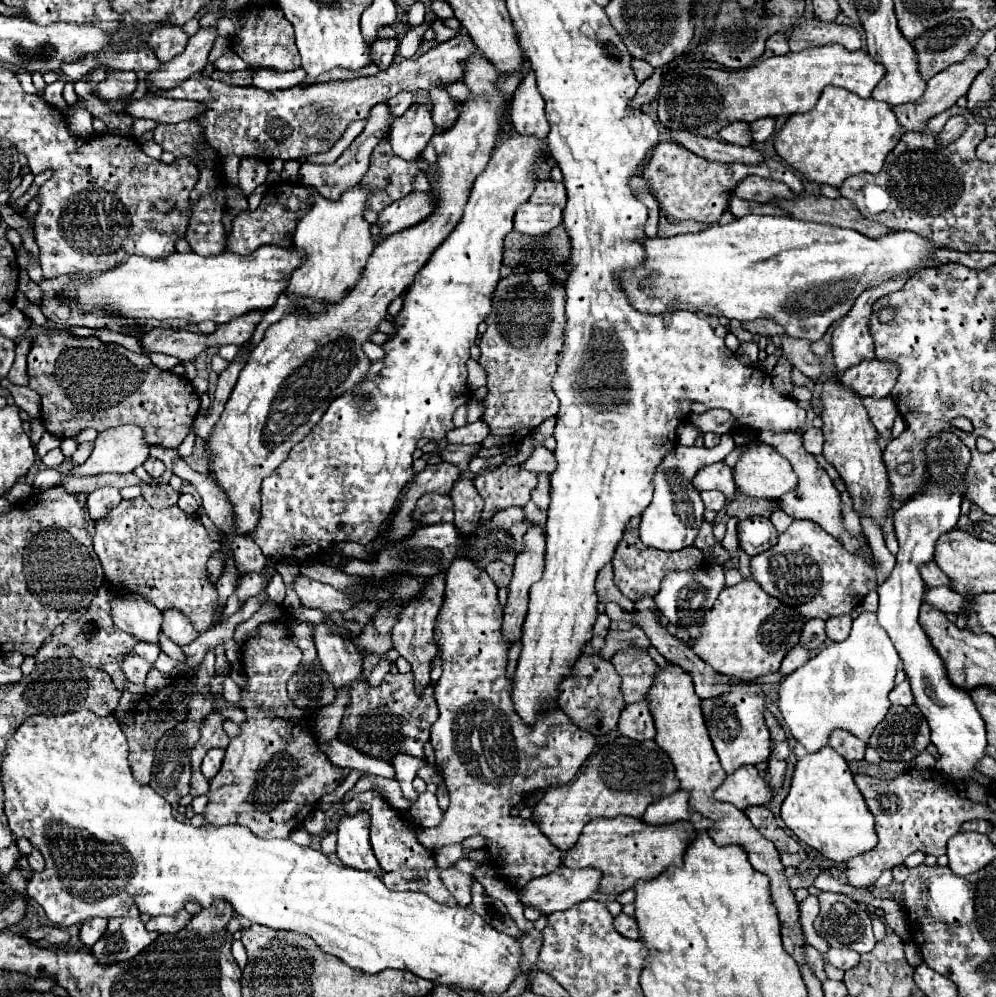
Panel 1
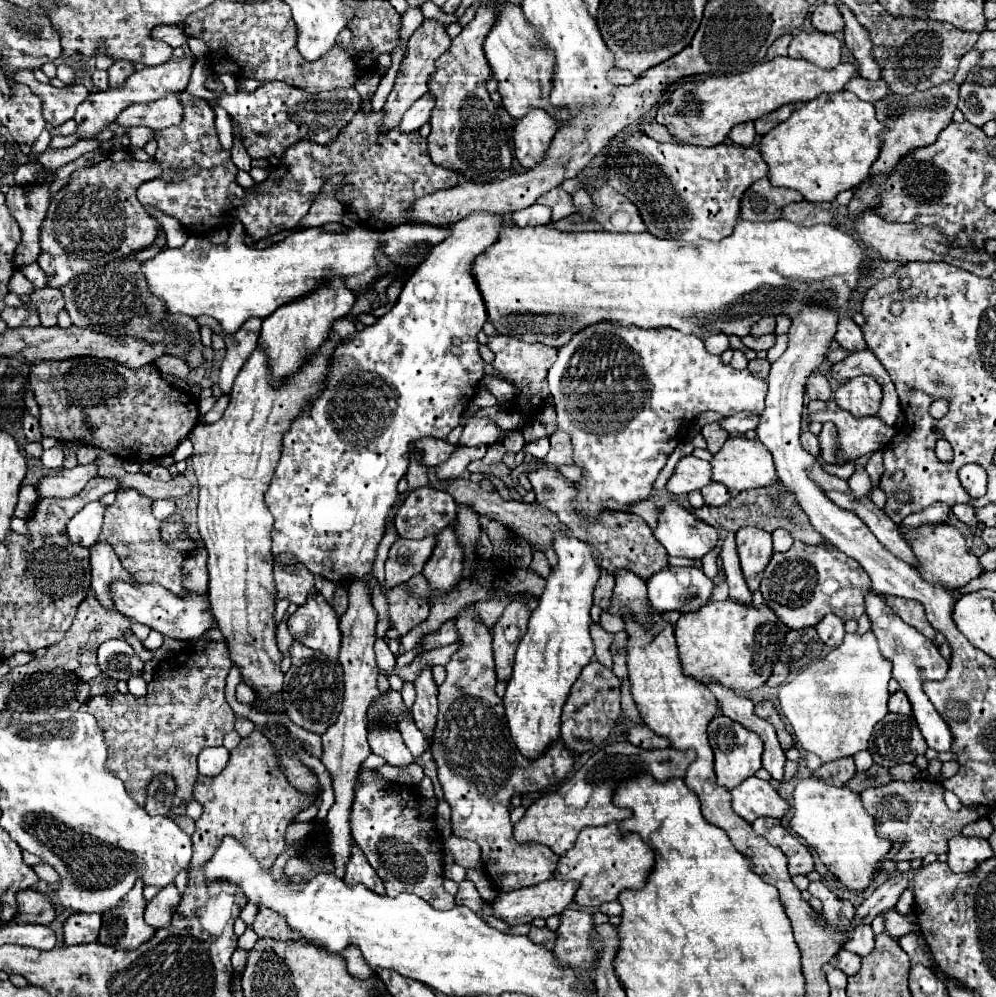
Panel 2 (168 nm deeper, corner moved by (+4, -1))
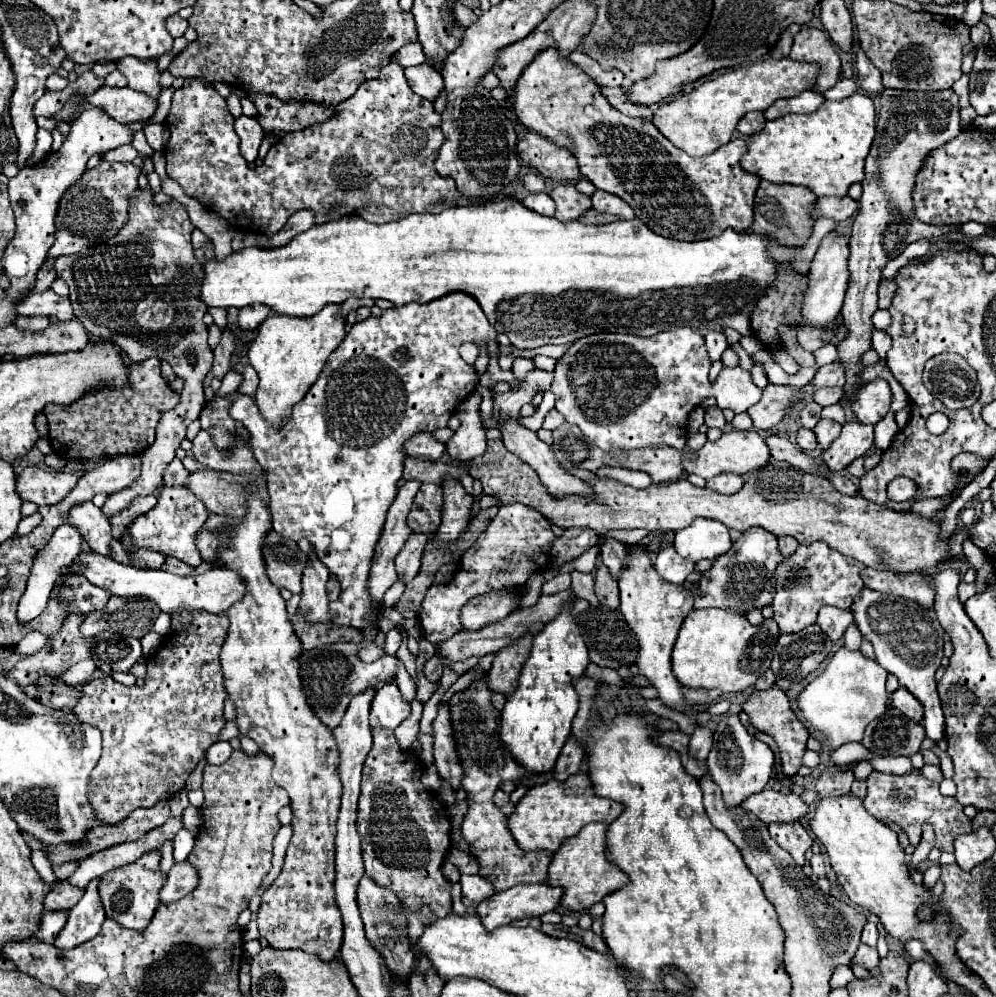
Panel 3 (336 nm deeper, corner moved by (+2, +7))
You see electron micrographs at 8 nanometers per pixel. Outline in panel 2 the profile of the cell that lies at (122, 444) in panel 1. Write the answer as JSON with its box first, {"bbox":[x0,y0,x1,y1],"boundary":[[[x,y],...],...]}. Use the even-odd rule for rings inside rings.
{"bbox":[35,463,97,499],"boundary":[[[97,463],[77,465],[75,469],[61,469],[49,473],[47,477],[41,477],[35,489],[39,499],[51,499],[51,497],[67,499],[67,497],[75,497],[95,475],[97,475]]]}

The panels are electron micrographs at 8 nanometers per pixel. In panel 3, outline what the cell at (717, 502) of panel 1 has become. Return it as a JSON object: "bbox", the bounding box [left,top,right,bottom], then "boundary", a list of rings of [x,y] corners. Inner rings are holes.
{"bbox":[707,473,743,493],"boundary":[[[721,473],[713,479],[707,481],[707,487],[711,491],[717,491],[717,493],[737,493],[743,485],[743,477],[737,477],[737,475],[729,475],[729,473]]]}

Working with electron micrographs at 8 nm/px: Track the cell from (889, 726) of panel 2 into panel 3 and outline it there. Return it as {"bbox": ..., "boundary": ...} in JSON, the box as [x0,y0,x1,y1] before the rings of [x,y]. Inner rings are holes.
{"bbox":[861,709,925,757],"boundary":[[[891,709],[889,713],[869,723],[861,743],[875,755],[911,757],[921,749],[923,739],[925,729],[919,723],[911,721],[897,709]]]}

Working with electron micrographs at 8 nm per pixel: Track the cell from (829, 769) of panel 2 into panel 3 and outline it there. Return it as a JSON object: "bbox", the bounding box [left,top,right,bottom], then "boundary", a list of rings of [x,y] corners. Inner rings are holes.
{"bbox":[815,767,855,797],"boundary":[[[829,767],[817,779],[815,789],[817,789],[819,797],[825,797],[825,795],[845,795],[845,793],[849,793],[853,779],[855,777],[853,777],[851,769],[841,771],[839,767]]]}

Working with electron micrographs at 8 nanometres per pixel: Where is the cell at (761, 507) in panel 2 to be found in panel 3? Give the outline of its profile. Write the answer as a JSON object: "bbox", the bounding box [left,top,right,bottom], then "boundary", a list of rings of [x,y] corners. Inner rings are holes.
{"bbox":[469,439,949,573],"boundary":[[[501,439],[487,443],[487,451],[481,457],[471,461],[469,473],[473,479],[479,479],[483,483],[483,493],[497,497],[499,503],[507,505],[507,503],[519,501],[523,505],[537,509],[543,517],[553,521],[557,527],[589,527],[593,531],[597,531],[597,535],[605,535],[611,529],[647,529],[649,533],[677,531],[677,529],[683,529],[685,525],[689,525],[689,521],[693,521],[693,517],[709,517],[709,519],[721,521],[723,525],[727,525],[729,529],[735,529],[735,531],[745,531],[745,529],[757,525],[757,527],[771,531],[777,537],[793,535],[799,543],[825,541],[829,547],[837,549],[839,553],[849,555],[873,569],[881,569],[881,561],[877,561],[877,551],[873,549],[873,545],[877,545],[879,549],[885,549],[885,553],[889,553],[889,565],[893,565],[893,569],[899,569],[905,573],[933,569],[949,559],[949,537],[939,539],[941,521],[929,519],[929,517],[923,517],[923,515],[917,515],[911,511],[893,511],[889,507],[867,501],[861,495],[845,497],[845,495],[837,493],[829,485],[829,481],[825,481],[825,477],[805,475],[799,469],[793,469],[793,465],[781,463],[775,459],[769,465],[765,465],[765,469],[757,469],[757,471],[749,473],[749,477],[745,477],[743,487],[733,495],[713,493],[707,487],[703,487],[703,489],[693,487],[687,479],[671,481],[671,483],[663,483],[663,485],[651,485],[647,489],[635,489],[635,487],[629,487],[629,485],[623,485],[617,481],[609,481],[609,479],[595,479],[593,491],[597,493],[597,497],[593,497],[593,499],[587,499],[587,497],[553,499],[553,497],[549,497],[549,493],[545,493],[545,487],[541,485],[537,473],[533,469],[529,469],[529,465],[525,465],[519,457],[513,457],[513,453],[509,453],[505,449]]]}

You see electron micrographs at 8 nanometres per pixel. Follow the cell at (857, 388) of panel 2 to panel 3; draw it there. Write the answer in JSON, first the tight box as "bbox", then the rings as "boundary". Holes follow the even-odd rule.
{"bbox":[851,379,891,423],"boundary":[[[873,379],[863,383],[855,391],[851,407],[861,423],[877,423],[891,407],[891,389],[885,379]]]}

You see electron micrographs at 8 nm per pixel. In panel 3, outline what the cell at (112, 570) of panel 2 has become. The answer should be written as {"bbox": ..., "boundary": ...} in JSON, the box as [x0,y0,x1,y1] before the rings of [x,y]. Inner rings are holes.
{"bbox":[69,501,111,557],"boundary":[[[91,501],[85,505],[77,505],[69,511],[69,523],[77,525],[89,545],[91,551],[111,557],[111,523],[101,513],[99,507],[95,507]]]}

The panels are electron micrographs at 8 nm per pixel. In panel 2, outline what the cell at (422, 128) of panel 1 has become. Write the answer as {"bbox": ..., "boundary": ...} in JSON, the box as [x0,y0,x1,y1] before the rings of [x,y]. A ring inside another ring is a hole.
{"bbox":[399,93,435,133],"boundary":[[[425,93],[423,97],[419,97],[419,99],[407,109],[407,113],[403,115],[401,125],[399,125],[401,131],[405,131],[405,133],[417,131],[423,123],[429,121],[433,107],[435,107],[435,97],[433,97],[431,93]]]}

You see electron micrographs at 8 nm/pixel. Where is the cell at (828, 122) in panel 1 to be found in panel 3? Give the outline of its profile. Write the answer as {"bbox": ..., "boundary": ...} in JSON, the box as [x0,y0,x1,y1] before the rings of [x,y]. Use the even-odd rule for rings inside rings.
{"bbox":[741,93,875,197],"boundary":[[[853,93],[839,101],[829,101],[805,115],[785,115],[775,121],[767,121],[765,129],[751,135],[747,139],[749,151],[741,159],[743,169],[759,175],[761,179],[769,179],[775,183],[795,183],[811,189],[817,197],[845,197],[851,183],[865,179],[865,157],[871,149],[875,137],[875,107],[869,95]]]}

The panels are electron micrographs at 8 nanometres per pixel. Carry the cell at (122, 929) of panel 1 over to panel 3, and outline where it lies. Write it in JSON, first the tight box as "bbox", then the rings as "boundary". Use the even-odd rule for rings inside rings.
{"bbox":[105,851,165,931],"boundary":[[[149,851],[143,857],[139,857],[135,863],[129,863],[125,867],[113,869],[105,873],[105,913],[109,919],[119,923],[121,927],[145,931],[145,927],[151,923],[155,909],[159,907],[159,889],[165,881],[165,875],[159,871],[161,853]]]}

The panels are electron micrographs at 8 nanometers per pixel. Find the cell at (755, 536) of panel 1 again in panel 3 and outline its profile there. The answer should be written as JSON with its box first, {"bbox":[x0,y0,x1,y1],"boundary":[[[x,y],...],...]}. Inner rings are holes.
{"bbox":[693,527,781,613],"boundary":[[[751,527],[733,541],[731,549],[717,557],[715,565],[703,573],[701,581],[693,589],[695,607],[719,607],[719,609],[739,609],[739,613],[747,613],[753,607],[765,607],[773,601],[773,569],[777,561],[781,561],[781,553],[777,549],[777,537],[761,527]]]}

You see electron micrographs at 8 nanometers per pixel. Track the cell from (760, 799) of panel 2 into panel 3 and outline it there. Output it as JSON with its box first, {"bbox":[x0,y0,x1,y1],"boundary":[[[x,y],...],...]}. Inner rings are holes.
{"bbox":[741,785,809,823],"boundary":[[[769,785],[761,793],[749,795],[741,807],[759,817],[763,823],[799,821],[809,811],[807,803],[803,803],[799,795],[781,793],[771,789]]]}

